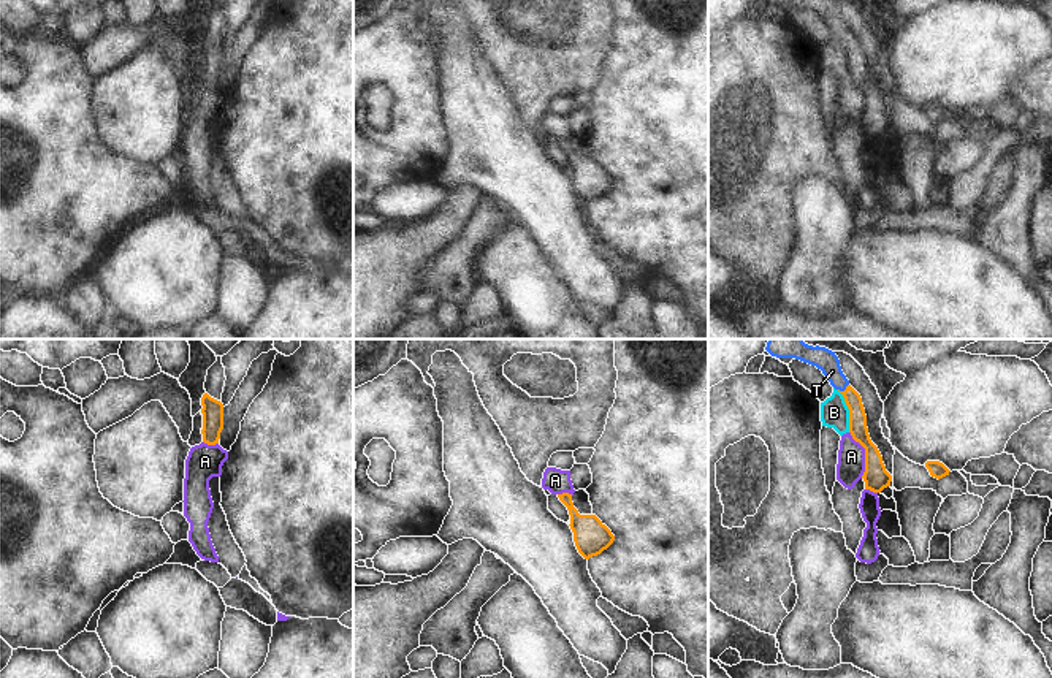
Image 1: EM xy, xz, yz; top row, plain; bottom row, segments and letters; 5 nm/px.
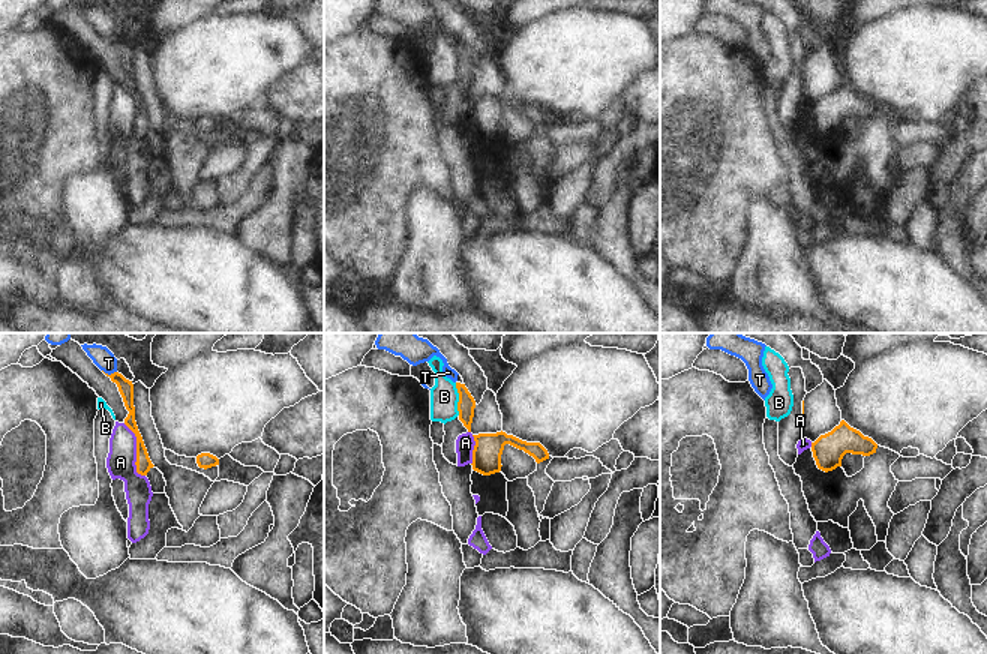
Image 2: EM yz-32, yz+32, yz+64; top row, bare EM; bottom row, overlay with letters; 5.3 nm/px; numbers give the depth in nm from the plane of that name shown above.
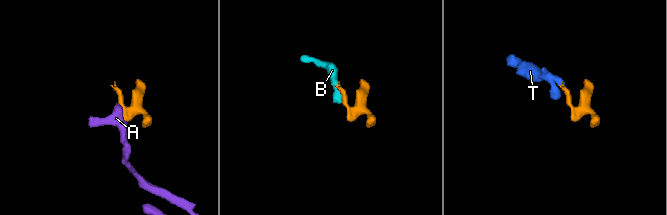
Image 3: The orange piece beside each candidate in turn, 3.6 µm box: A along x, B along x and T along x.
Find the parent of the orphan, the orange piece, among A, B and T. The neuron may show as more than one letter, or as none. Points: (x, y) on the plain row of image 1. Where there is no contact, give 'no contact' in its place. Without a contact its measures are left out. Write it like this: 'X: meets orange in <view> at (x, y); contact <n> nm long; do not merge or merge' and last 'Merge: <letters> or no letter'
A: meets orange in yz at (865, 100); contact 240 nm long; do not merge
B: meets orange in yz at (849, 56); contact 220 nm long; do not merge
T: meets orange in yz at (845, 35); contact 70 nm long; merge
Merge: T

